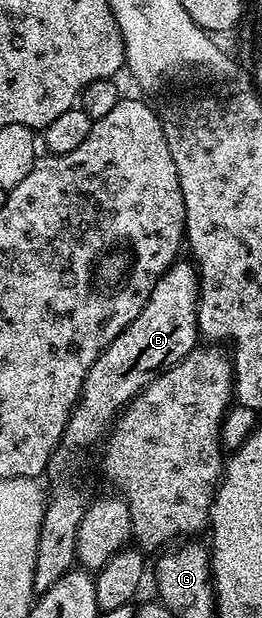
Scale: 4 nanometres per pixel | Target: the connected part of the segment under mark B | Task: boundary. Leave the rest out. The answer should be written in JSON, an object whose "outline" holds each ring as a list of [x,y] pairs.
{"outline":[[[176,259],[165,275],[157,279],[157,287],[153,287],[153,295],[149,295],[149,303],[145,303],[141,315],[137,315],[137,319],[133,319],[133,323],[129,323],[129,327],[125,327],[125,331],[105,347],[93,367],[89,367],[89,375],[85,375],[79,400],[67,420],[59,446],[47,464],[45,477],[51,480],[51,493],[49,489],[37,543],[33,575],[36,594],[49,591],[49,587],[53,587],[53,583],[57,583],[57,579],[64,577],[76,564],[77,527],[81,523],[81,515],[85,515],[89,497],[79,486],[78,471],[71,469],[75,465],[75,453],[83,453],[95,444],[98,446],[131,400],[200,344],[197,323],[199,271],[190,260],[183,260]]]}

